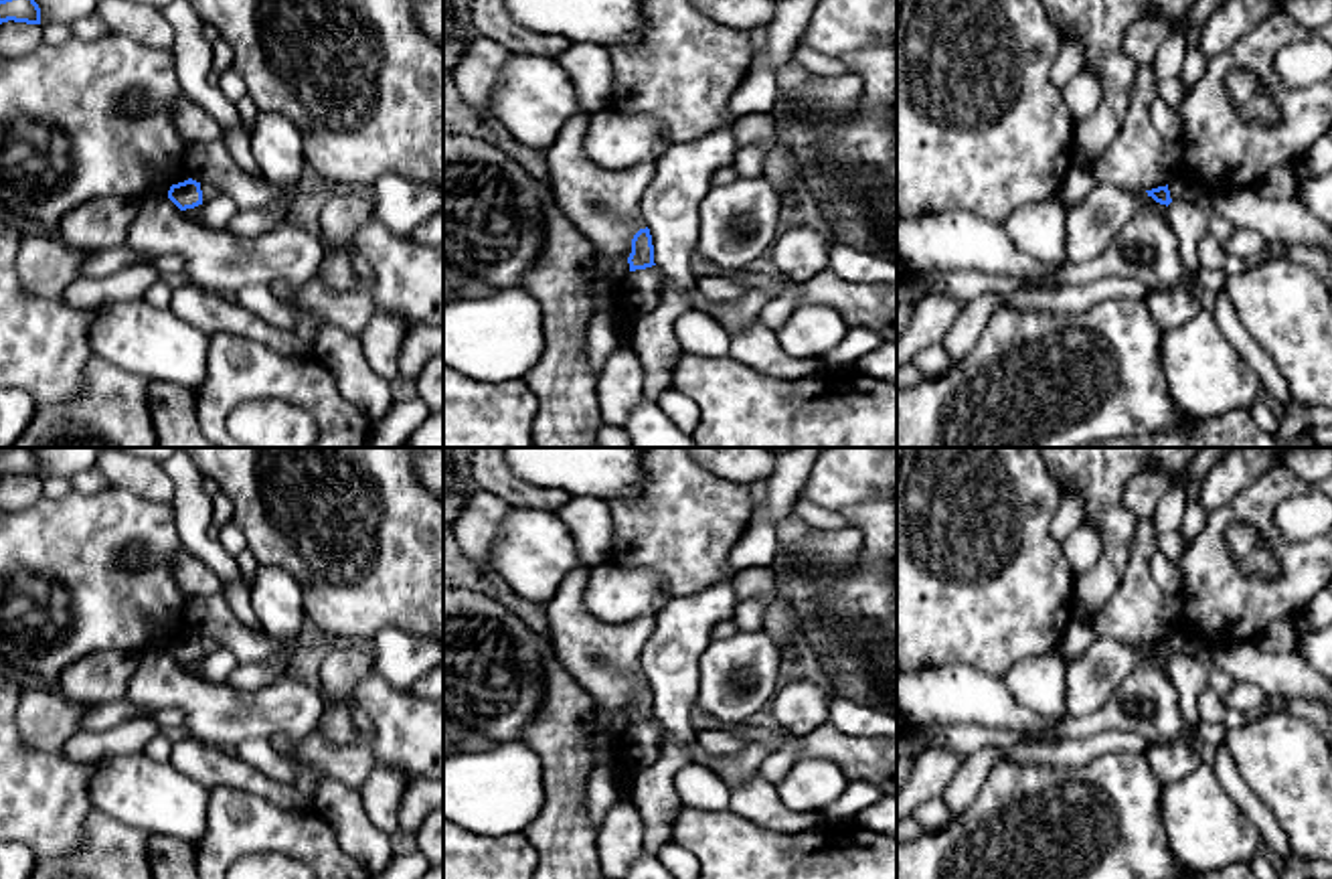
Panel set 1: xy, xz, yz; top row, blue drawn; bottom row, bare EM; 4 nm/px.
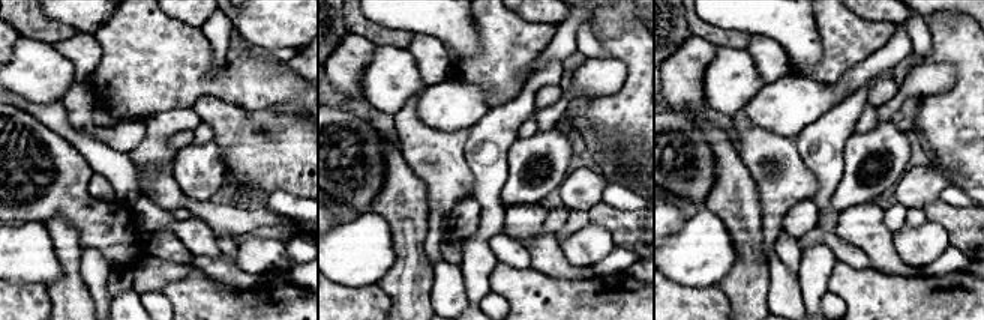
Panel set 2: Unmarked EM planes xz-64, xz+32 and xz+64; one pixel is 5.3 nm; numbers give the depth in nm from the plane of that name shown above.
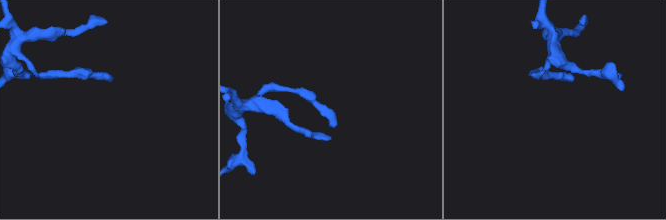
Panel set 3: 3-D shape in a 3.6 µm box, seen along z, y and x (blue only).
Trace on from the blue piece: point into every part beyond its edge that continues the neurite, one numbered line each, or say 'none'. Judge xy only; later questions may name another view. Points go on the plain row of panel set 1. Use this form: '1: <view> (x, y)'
none

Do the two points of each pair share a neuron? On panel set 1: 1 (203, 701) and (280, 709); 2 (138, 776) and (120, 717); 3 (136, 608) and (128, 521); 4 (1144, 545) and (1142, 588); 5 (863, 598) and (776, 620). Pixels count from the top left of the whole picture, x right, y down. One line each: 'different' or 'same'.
1: same
2: different
3: same
4: same
5: different

